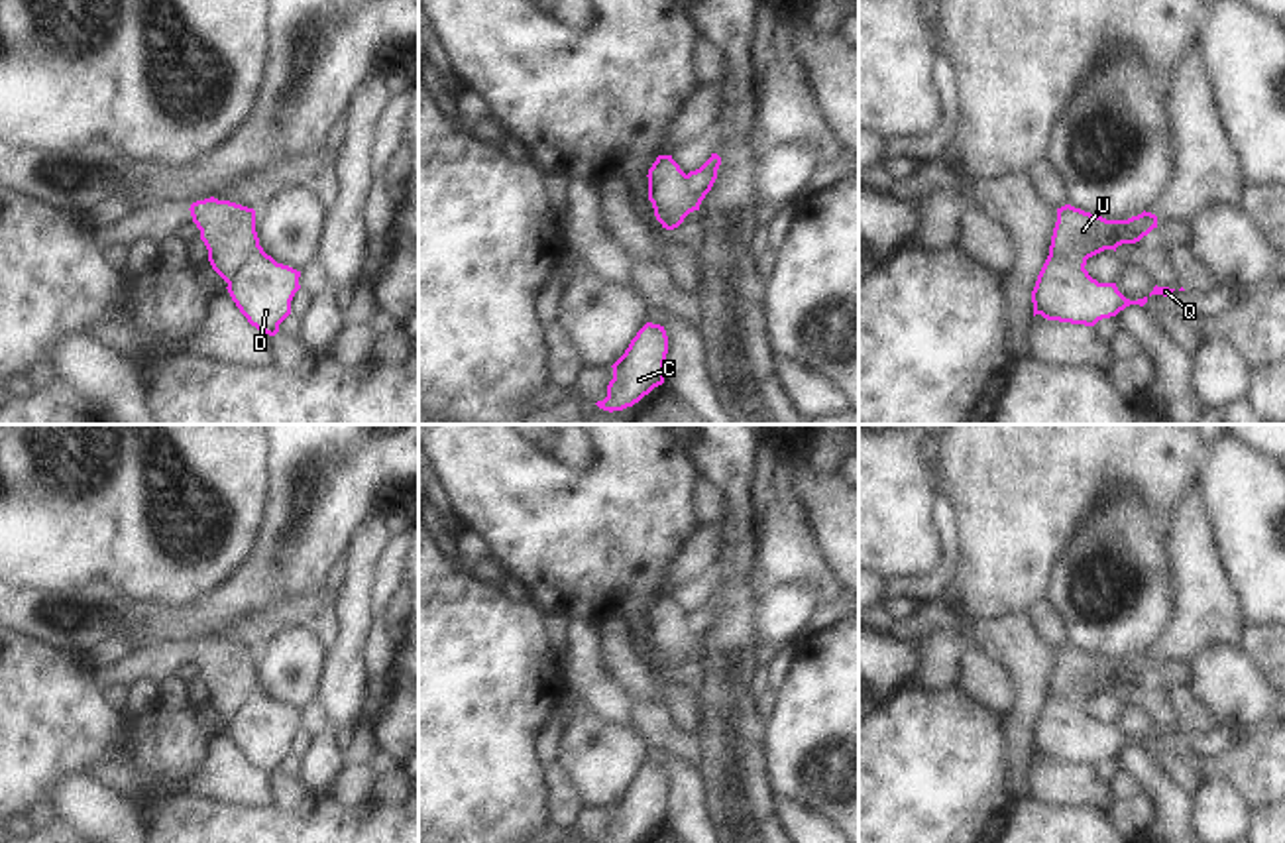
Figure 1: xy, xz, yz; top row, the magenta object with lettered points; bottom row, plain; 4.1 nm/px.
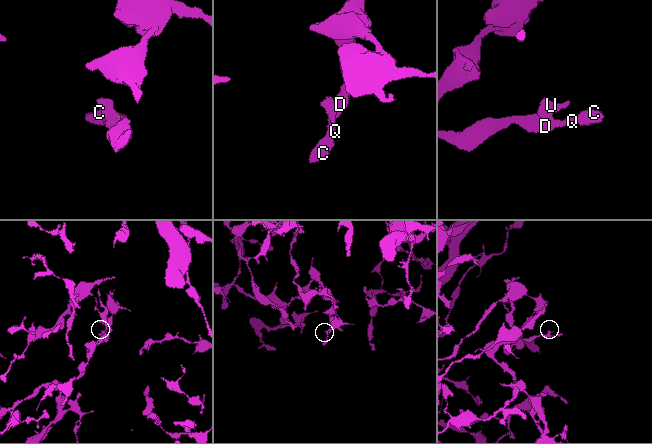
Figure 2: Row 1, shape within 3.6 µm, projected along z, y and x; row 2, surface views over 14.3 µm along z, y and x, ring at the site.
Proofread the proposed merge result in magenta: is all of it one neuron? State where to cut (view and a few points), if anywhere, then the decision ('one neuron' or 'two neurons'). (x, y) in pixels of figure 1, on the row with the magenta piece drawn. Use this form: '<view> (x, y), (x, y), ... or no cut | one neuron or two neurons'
xy (258, 242), (226, 281) | two neurons

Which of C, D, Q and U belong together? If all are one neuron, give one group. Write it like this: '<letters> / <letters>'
C D Q / U

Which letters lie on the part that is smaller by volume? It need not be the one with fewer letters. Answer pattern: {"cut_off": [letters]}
{"cut_off": ["U"]}

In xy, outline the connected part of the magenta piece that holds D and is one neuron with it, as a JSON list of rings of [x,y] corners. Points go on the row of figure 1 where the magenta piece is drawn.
[[[255,244],[226,289],[251,326],[275,336],[291,314],[291,301],[301,289],[299,277],[301,271],[277,263]]]

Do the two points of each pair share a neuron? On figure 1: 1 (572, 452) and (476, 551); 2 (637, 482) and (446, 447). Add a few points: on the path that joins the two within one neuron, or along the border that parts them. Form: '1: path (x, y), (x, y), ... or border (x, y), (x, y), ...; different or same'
1: border (464, 529), (472, 531), (490, 555); different
2: path (590, 492), (555, 498), (503, 447), (494, 447); same

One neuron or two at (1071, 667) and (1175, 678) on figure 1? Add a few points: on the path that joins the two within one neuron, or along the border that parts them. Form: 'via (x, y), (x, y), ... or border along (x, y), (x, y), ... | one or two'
border along (1187, 659), (1172, 659), (1156, 667) | two

